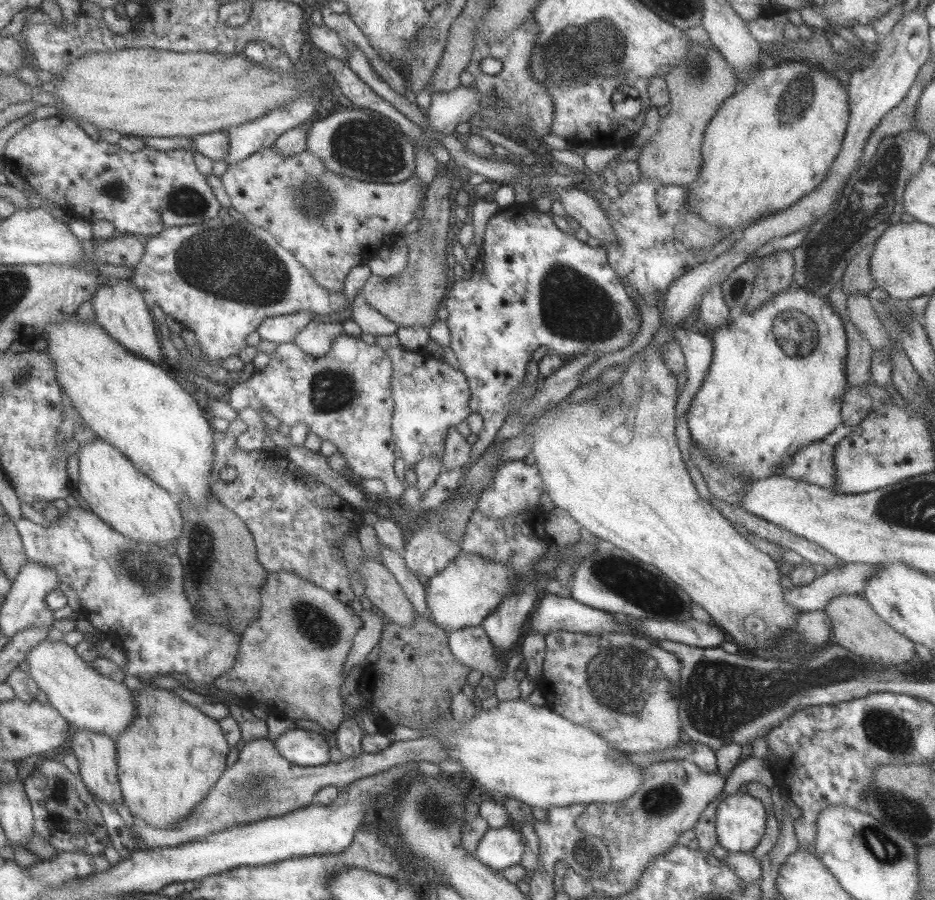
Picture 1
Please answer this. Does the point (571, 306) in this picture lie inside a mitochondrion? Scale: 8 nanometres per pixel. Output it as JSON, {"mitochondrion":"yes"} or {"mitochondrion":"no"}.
{"mitochondrion":"yes"}

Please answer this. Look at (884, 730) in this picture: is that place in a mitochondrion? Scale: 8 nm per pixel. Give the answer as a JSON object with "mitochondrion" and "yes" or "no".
{"mitochondrion":"yes"}

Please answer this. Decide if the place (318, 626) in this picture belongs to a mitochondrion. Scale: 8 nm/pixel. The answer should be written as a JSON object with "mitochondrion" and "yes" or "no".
{"mitochondrion":"yes"}

